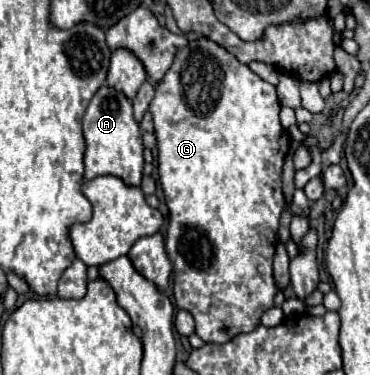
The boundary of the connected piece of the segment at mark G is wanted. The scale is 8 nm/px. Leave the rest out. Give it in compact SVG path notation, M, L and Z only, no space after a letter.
M211 39L191 41L187 47L179 49L171 69L163 77L163 81L155 89L155 97L149 105L149 111L155 121L155 137L157 137L157 167L159 167L159 181L163 187L165 203L169 209L169 229L167 229L167 255L173 263L173 295L177 309L185 309L195 319L195 333L205 343L227 343L229 339L255 331L261 323L261 315L273 307L275 297L275 281L273 281L273 257L277 247L277 227L279 217L285 207L285 199L281 193L281 167L283 159L289 151L289 133L279 123L279 99L275 87L259 79L247 65L239 63L227 49L217 45Z

